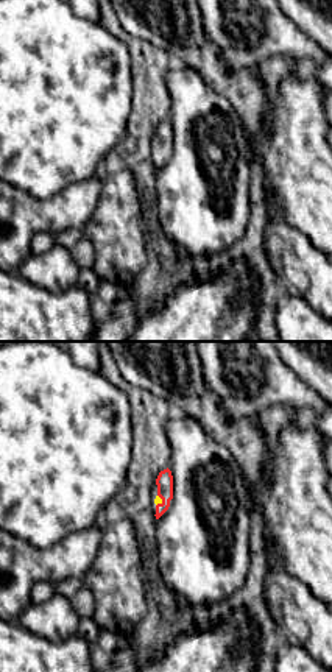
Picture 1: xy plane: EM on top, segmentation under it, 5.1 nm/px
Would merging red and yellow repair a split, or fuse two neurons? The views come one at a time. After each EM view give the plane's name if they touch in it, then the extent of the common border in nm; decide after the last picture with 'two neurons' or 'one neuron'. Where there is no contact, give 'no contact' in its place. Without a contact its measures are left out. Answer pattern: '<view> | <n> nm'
xy | 60 nm

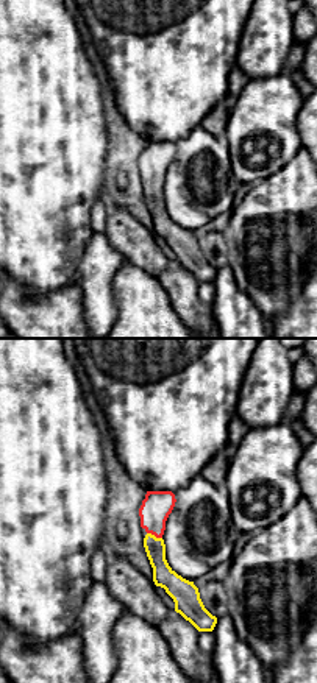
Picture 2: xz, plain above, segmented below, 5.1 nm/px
xz | 90 nm

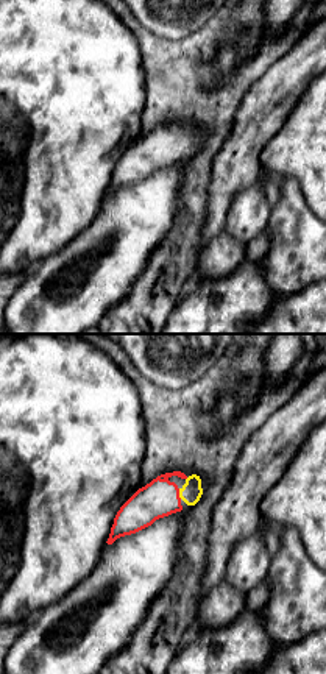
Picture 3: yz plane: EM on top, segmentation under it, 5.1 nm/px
yz | 60 nm

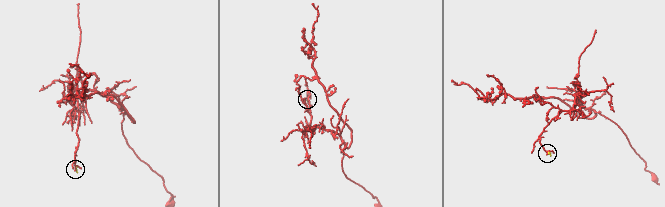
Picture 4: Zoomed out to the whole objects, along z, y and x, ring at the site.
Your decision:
one neuron

